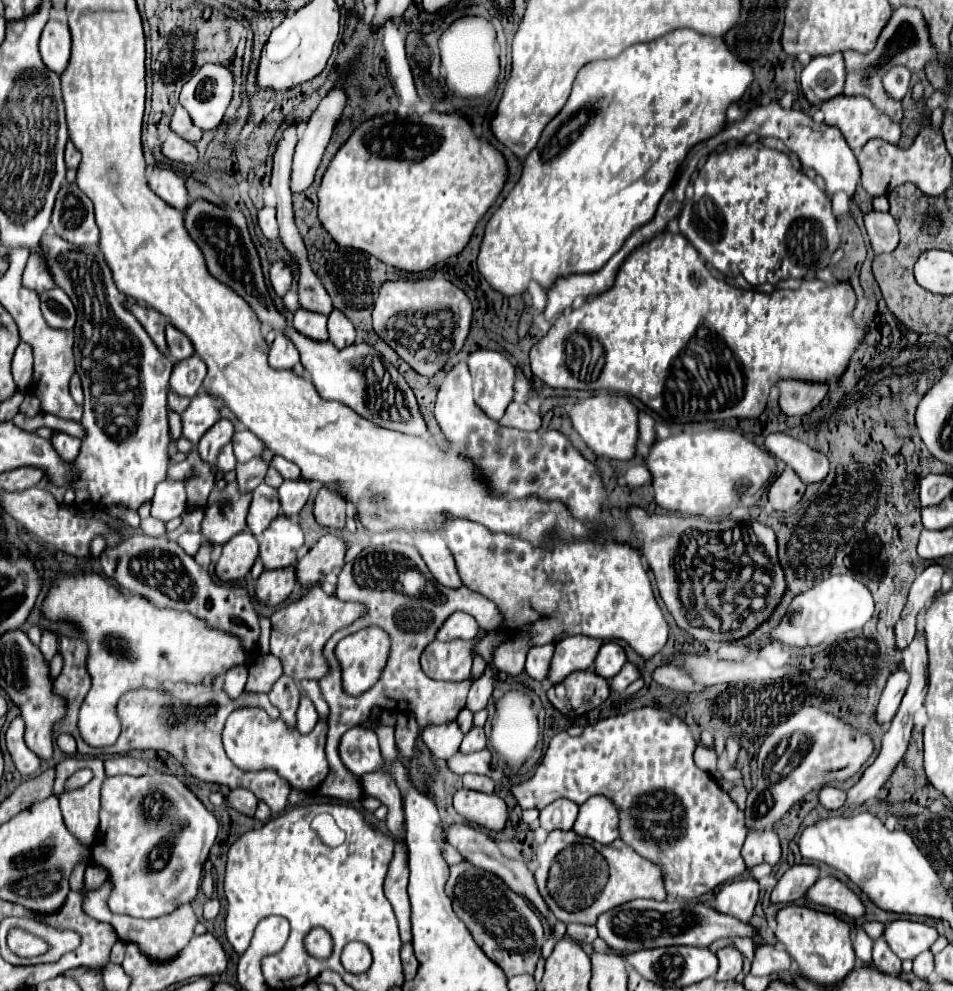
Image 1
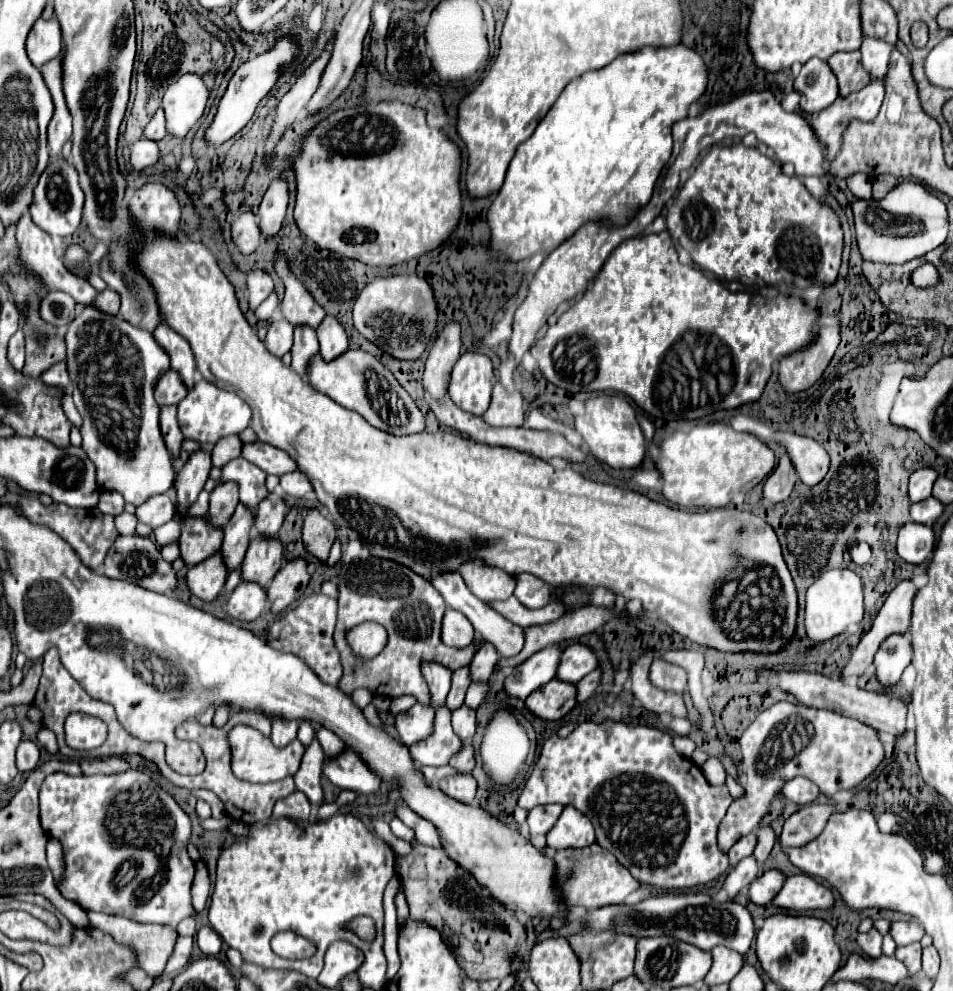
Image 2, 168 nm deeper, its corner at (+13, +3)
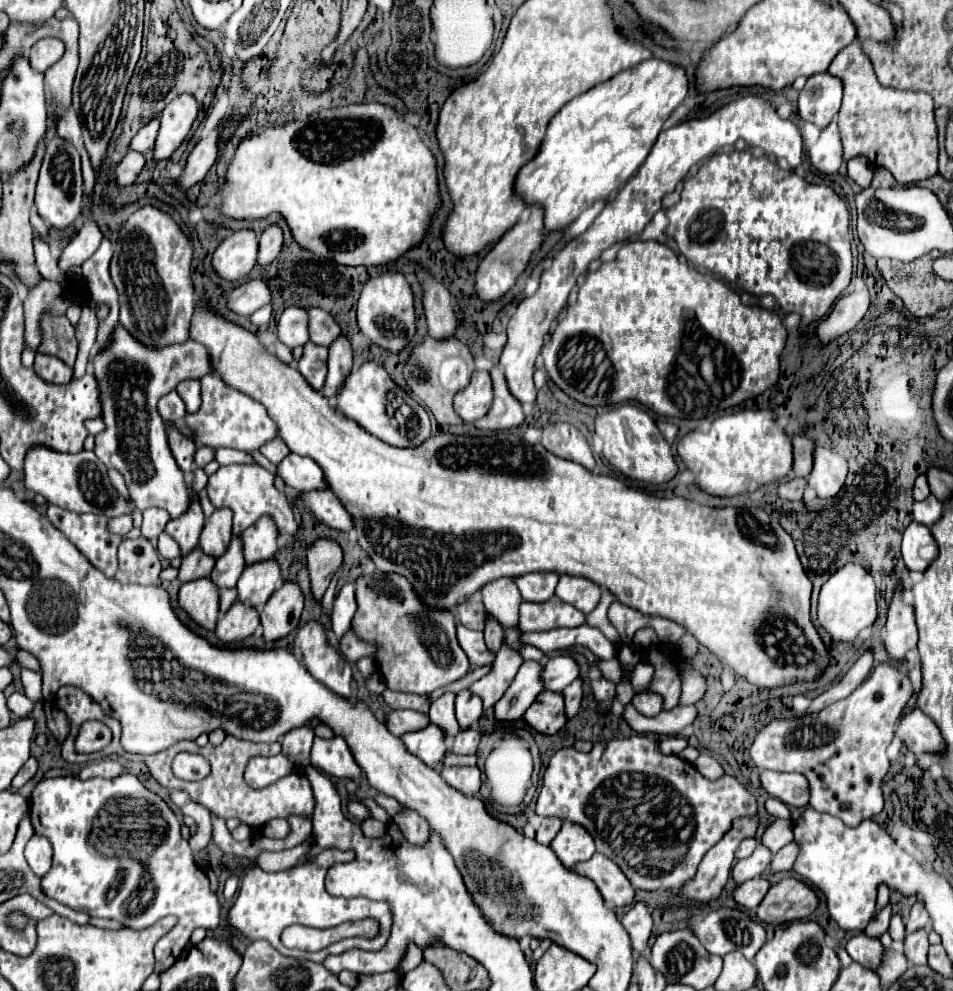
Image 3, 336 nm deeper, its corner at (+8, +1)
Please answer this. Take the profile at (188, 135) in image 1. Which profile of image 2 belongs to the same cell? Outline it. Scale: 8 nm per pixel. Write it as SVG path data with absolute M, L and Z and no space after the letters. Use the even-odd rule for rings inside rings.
M162 108L152 116L150 124L144 130L144 136L150 138L150 140L156 140L156 142L166 136L166 120L164 120L164 110Z

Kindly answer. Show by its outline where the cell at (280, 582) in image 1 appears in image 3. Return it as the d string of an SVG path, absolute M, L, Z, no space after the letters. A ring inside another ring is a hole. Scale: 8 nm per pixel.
M235 602L229 612L217 622L215 636L223 644L241 642L259 628L259 612L243 602Z

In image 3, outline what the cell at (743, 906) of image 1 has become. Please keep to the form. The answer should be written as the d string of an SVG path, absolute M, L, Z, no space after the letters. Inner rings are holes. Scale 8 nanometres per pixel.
M757 844L757 850L745 858L745 860L739 860L735 866L733 866L733 878L735 882L745 882L749 878L757 878L765 872L765 868L769 868L769 862L771 862L771 852L765 844Z

